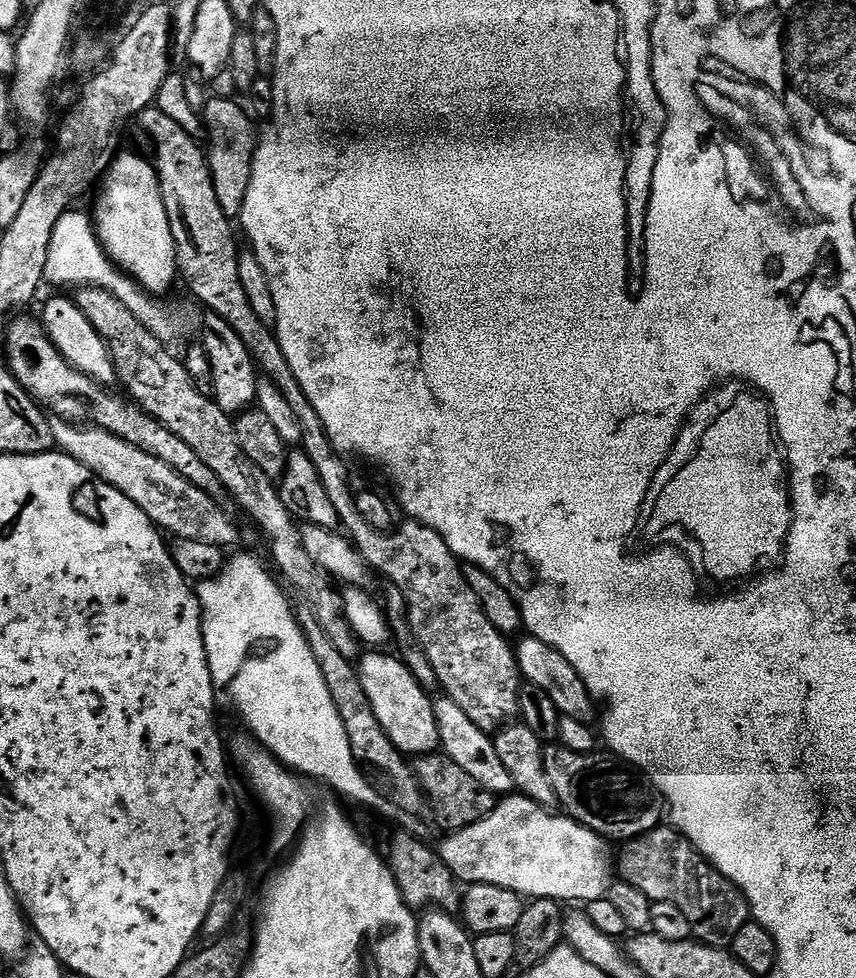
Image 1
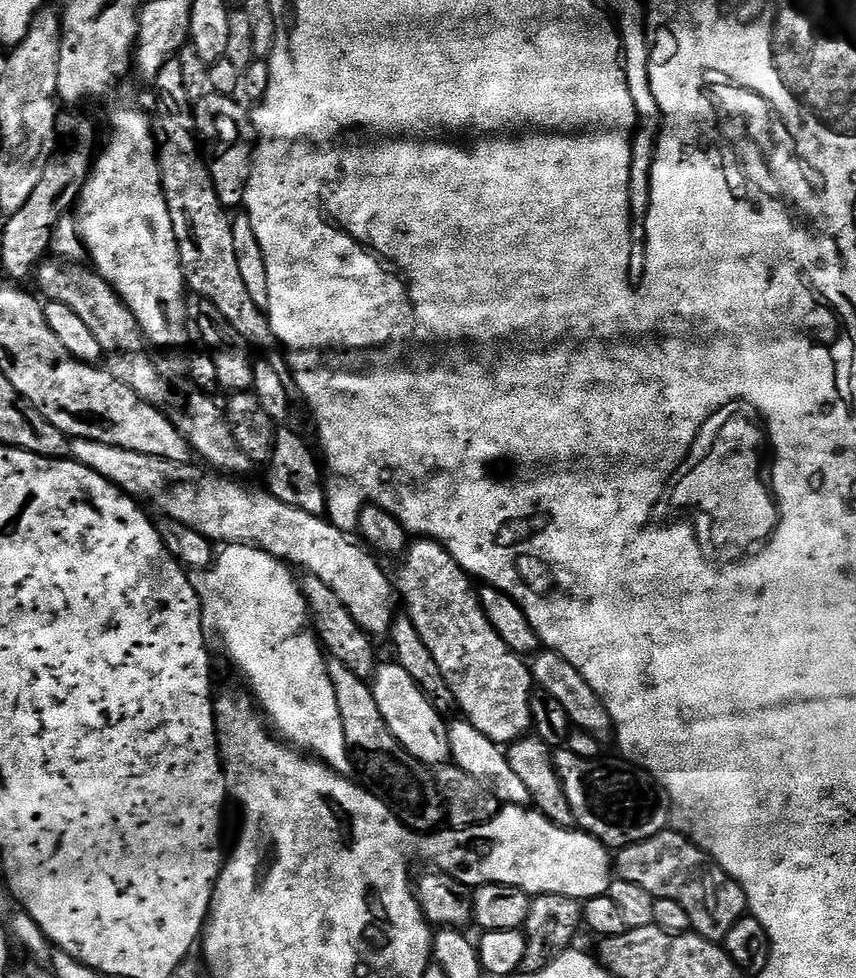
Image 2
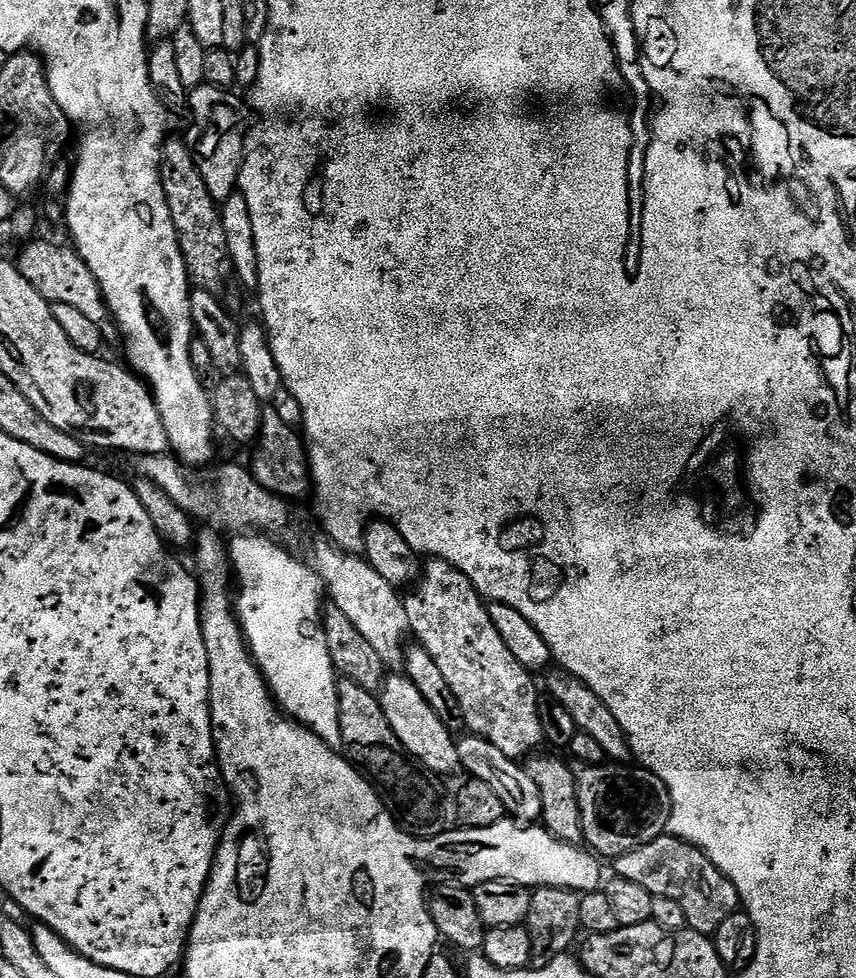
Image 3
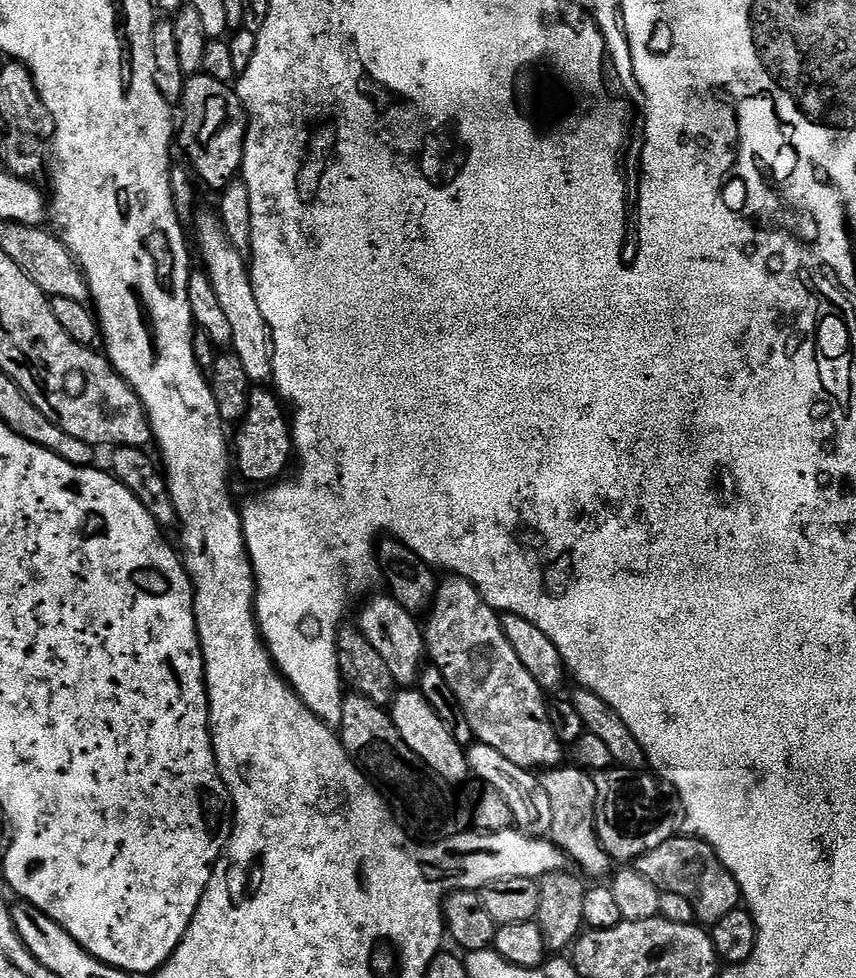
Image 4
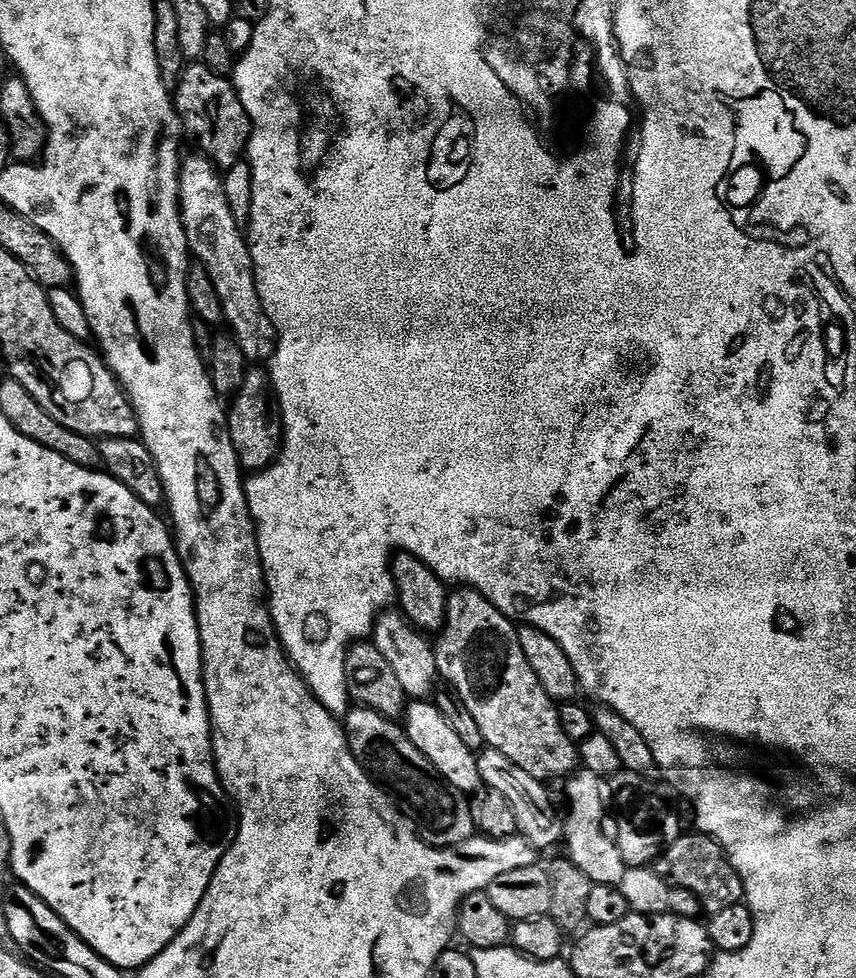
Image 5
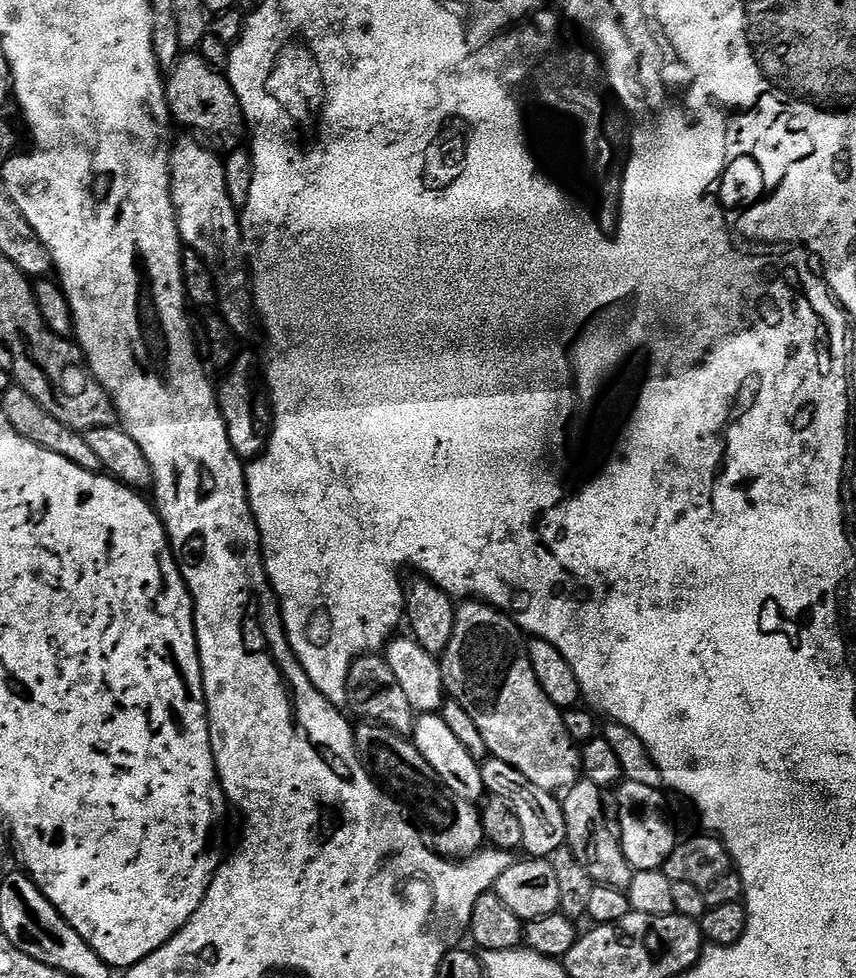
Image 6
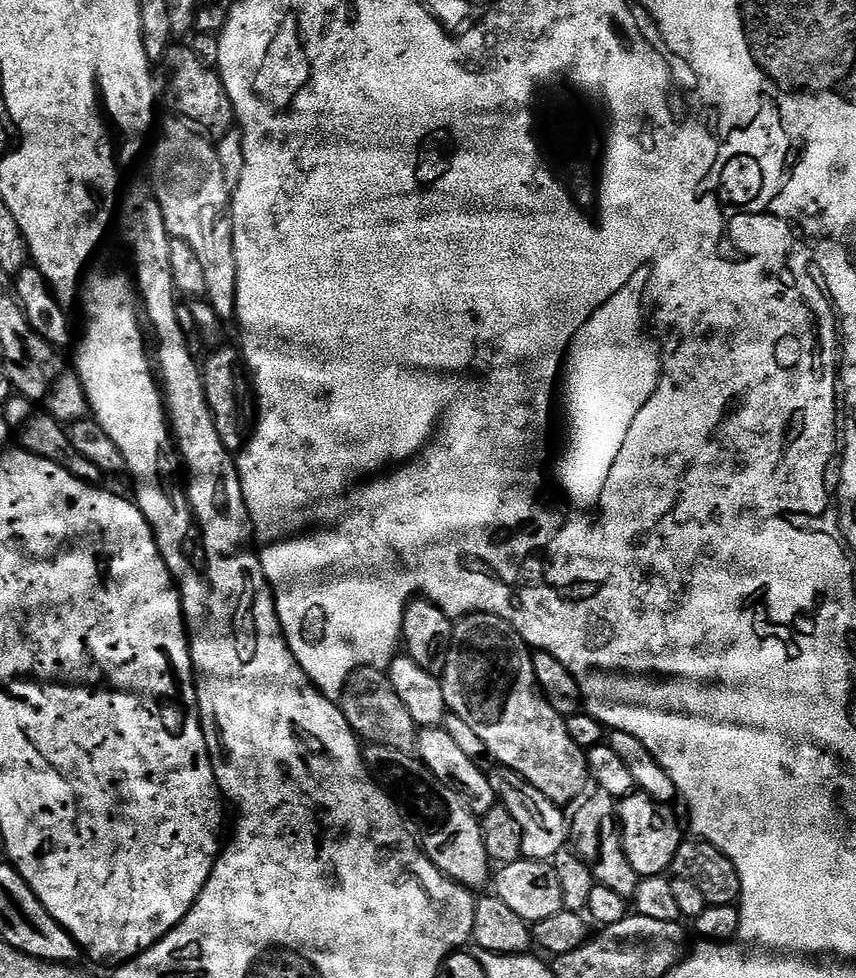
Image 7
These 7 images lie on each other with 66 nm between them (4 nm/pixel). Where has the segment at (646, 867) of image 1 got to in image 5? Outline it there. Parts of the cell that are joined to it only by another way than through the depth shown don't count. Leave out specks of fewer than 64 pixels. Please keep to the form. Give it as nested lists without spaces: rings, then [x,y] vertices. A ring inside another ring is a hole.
[[[681,834],[654,861],[654,867],[657,874],[669,886],[690,890],[690,894],[694,894],[694,898],[698,898],[701,909],[708,916],[713,916],[718,914],[718,910],[726,910],[726,906],[734,906],[744,900],[744,883],[740,875],[734,870],[732,863],[729,862],[724,847],[718,841],[703,834],[695,835]]]

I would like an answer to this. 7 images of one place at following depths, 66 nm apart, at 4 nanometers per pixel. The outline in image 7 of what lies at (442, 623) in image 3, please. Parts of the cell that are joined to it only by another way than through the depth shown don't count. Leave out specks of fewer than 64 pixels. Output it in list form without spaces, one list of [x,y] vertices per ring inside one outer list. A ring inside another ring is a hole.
[[[472,612],[455,621],[452,630],[452,645],[446,658],[446,666],[440,676],[442,694],[446,694],[446,706],[451,715],[462,718],[466,726],[478,734],[484,743],[484,751],[493,756],[509,772],[517,772],[526,782],[530,782],[546,798],[561,806],[568,806],[571,800],[579,801],[590,784],[588,752],[574,742],[565,717],[550,706],[550,702],[540,689],[532,661],[534,652],[527,642],[518,634],[510,622],[494,614]]]

